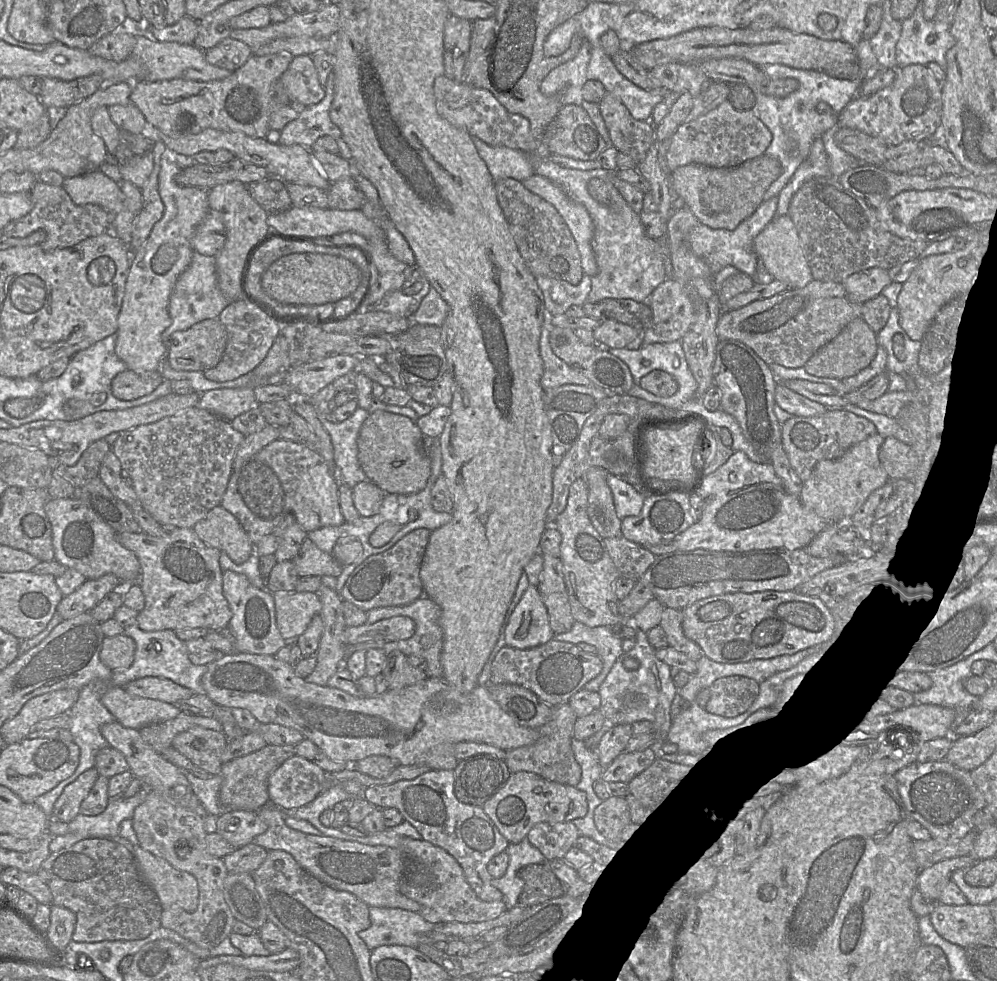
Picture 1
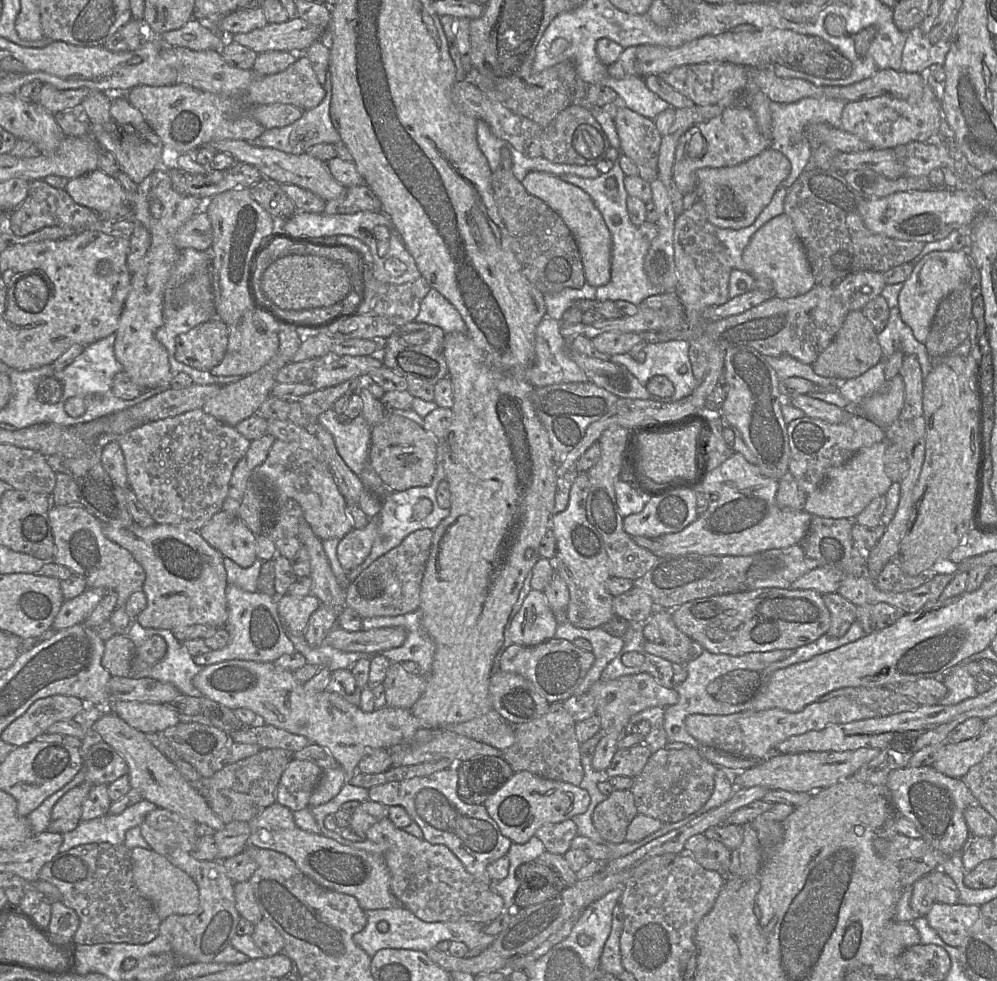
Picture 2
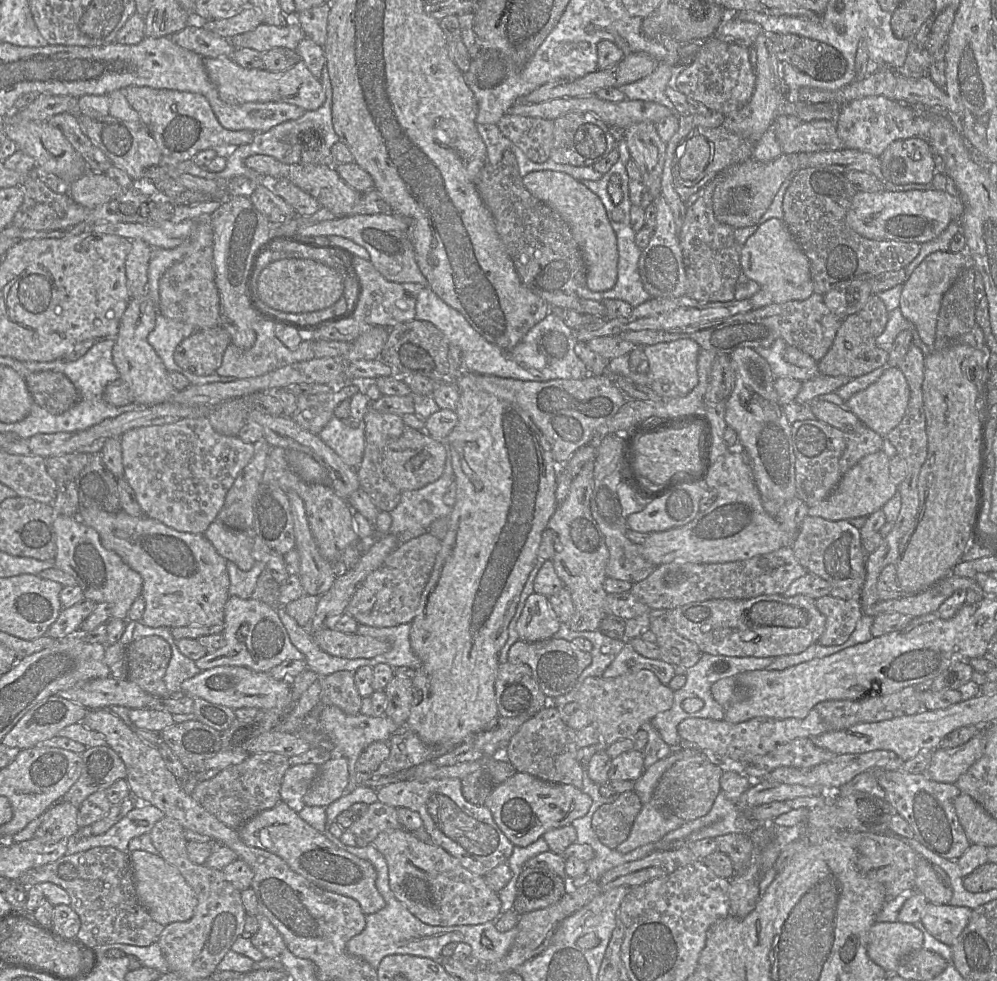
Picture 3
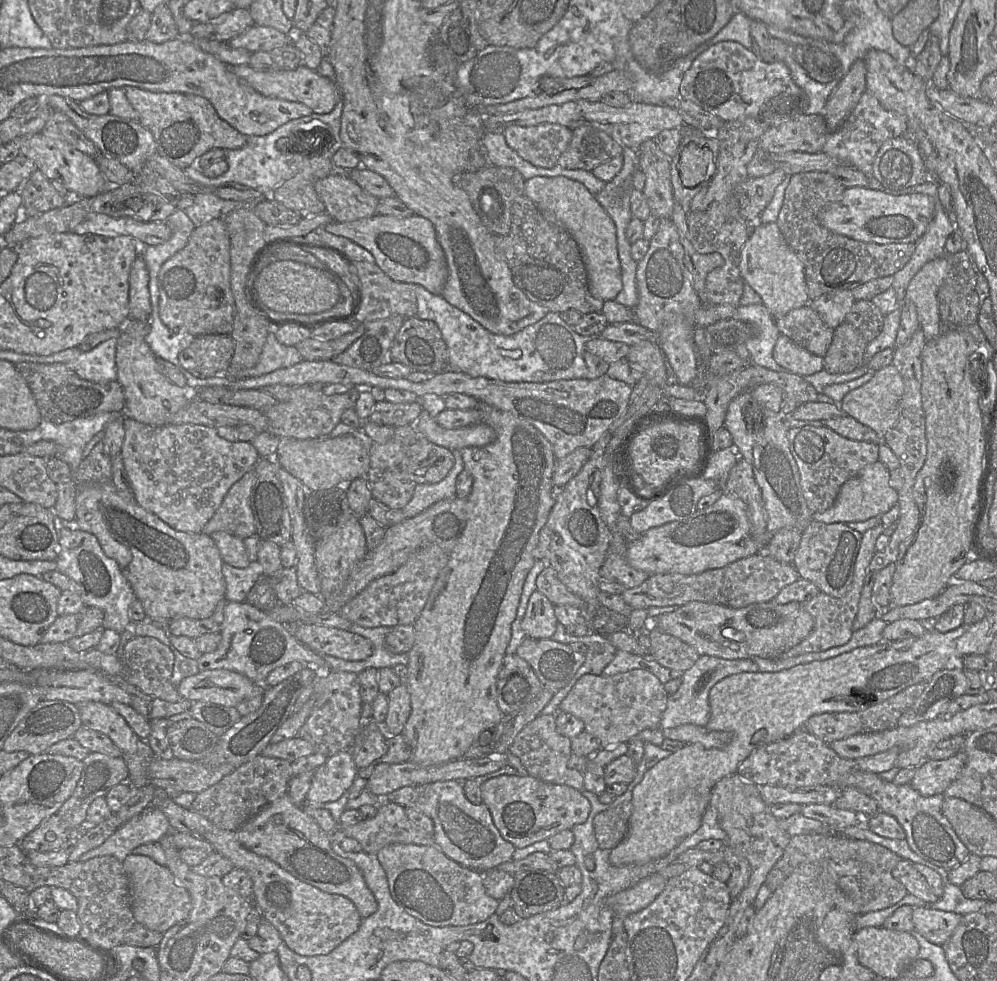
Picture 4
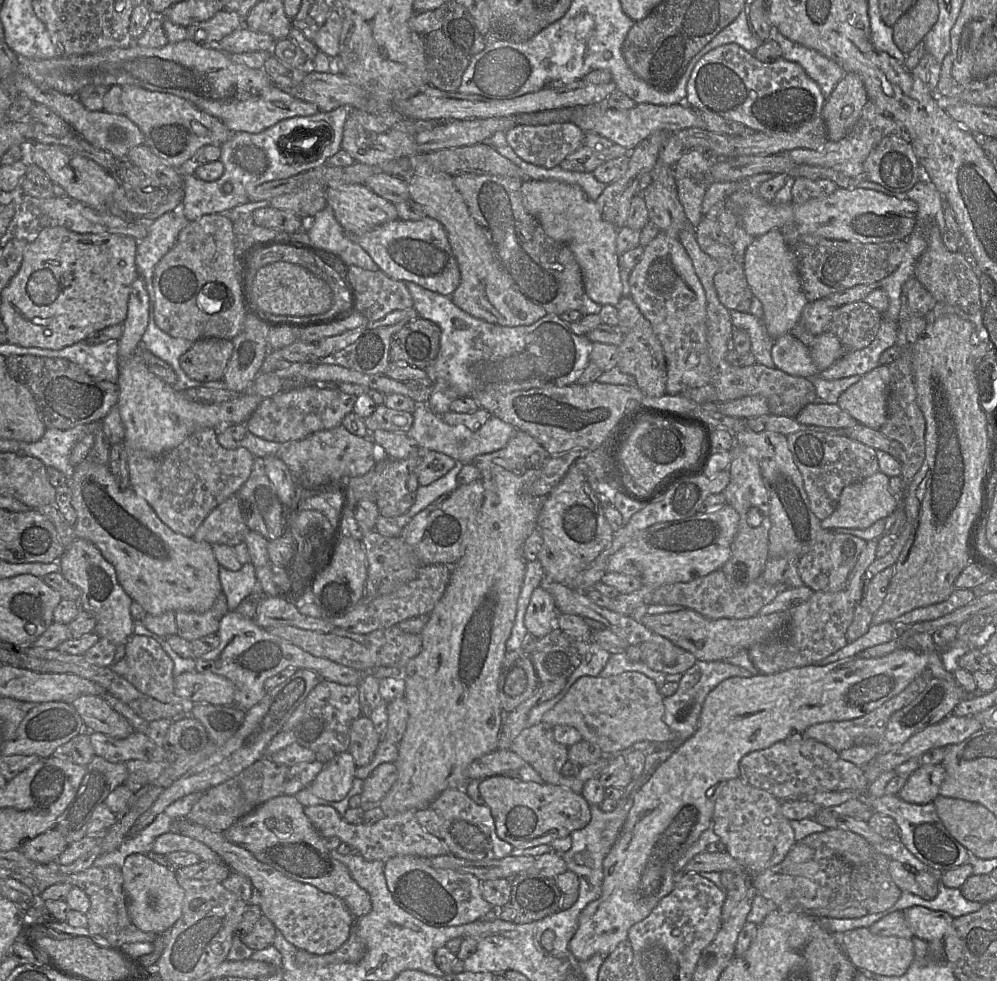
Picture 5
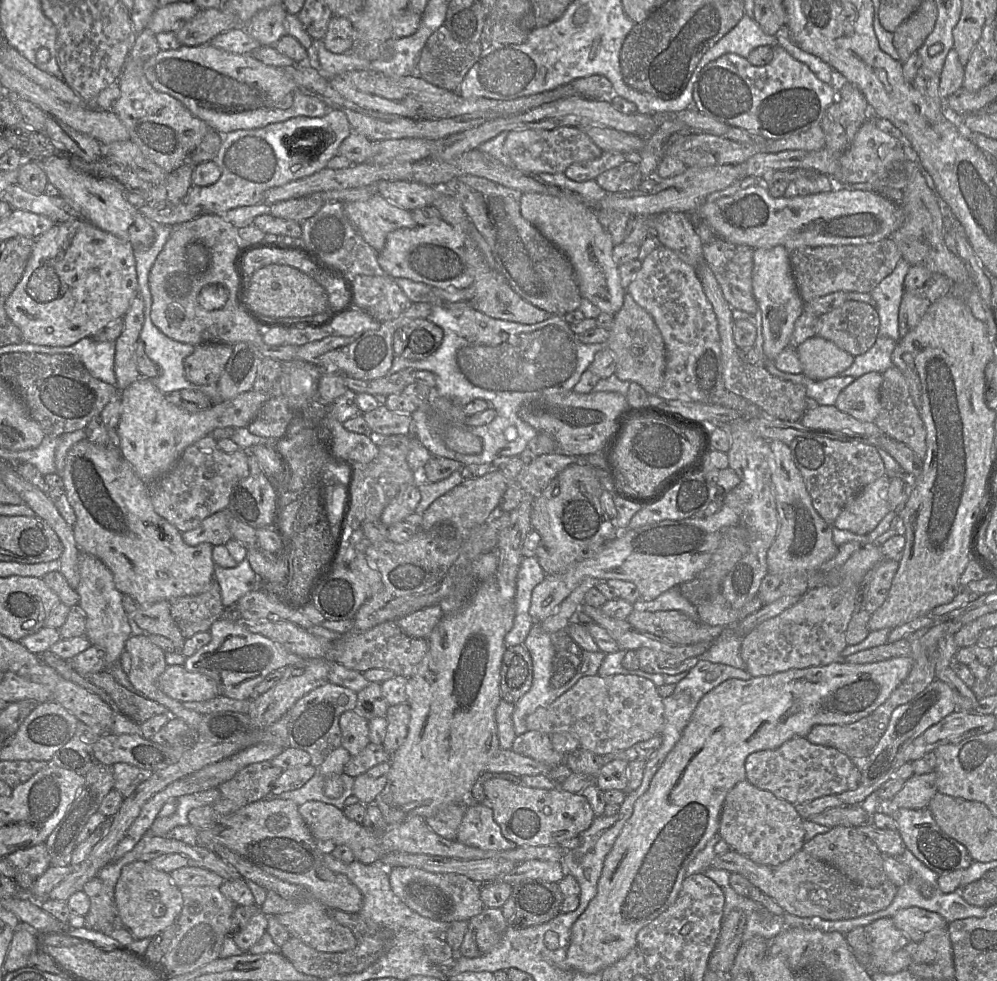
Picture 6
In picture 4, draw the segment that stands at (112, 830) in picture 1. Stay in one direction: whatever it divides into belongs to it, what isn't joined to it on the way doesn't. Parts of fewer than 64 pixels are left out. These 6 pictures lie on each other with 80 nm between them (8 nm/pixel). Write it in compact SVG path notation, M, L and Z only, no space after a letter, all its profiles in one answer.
M148 806L121 825L102 845L83 854L80 861L111 855L124 862L133 849L159 842L170 831L172 829L165 814L155 806Z

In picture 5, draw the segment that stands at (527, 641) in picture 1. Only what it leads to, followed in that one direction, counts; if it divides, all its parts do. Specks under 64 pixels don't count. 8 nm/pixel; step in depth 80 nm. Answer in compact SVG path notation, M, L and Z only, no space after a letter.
M537 587L531 594L524 616L524 624L529 636L542 638L547 636L556 624L557 608L549 592Z

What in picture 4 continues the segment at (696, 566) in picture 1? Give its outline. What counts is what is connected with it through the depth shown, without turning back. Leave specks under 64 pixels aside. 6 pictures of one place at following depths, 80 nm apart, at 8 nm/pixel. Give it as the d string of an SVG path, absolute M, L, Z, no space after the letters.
M764 550L722 568L706 570L700 574L654 574L649 576L641 585L626 589L621 596L633 610L682 606L694 601L715 603L731 608L743 608L753 603L773 600L785 586L799 579L799 573L793 564L779 562L766 554Z

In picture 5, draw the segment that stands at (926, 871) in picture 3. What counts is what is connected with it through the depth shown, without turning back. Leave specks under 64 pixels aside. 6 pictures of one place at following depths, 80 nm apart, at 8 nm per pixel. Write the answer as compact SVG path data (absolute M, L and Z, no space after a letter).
M890 860L889 873L894 883L902 890L925 900L932 900L938 894L938 882L928 872L917 871L908 864Z

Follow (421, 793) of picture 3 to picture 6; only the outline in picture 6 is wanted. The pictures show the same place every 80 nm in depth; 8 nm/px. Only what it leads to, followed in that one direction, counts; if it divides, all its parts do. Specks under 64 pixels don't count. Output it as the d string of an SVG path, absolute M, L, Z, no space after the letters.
M472 804L467 808L456 841L482 850L504 851L517 847L502 835L491 808L482 804Z

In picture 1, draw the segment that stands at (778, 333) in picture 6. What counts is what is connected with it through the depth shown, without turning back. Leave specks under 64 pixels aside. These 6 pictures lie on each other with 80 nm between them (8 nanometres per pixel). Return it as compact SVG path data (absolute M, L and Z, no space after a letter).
M789 215L776 216L754 239L753 246L767 271L785 282L788 288L805 287L814 279L797 228Z

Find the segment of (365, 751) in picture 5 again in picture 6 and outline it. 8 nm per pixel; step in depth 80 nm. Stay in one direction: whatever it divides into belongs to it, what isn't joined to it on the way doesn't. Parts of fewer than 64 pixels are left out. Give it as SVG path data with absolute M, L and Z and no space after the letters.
M347 711L340 717L342 747L356 756L370 743L369 721L355 711Z

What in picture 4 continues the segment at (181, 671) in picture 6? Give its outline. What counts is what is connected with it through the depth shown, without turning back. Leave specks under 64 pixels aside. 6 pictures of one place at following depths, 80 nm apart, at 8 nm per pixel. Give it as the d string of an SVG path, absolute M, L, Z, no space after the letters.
M205 670L184 678L176 688L191 702L202 701L225 707L236 707L240 702L263 695L267 687L256 684L246 676L226 670Z

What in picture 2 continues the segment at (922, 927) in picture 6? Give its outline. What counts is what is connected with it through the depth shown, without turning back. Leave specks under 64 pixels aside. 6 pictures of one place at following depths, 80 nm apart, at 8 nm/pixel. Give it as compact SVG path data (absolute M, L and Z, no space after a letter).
M934 902L925 917L946 944L958 948L970 934L979 912L978 905Z

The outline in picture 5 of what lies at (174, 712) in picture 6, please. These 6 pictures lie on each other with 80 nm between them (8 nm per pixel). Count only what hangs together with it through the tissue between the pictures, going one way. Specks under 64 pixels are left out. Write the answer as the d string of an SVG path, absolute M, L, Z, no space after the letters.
M132 634L124 644L124 658L128 663L128 670L123 676L138 691L162 703L179 706L186 714L190 715L193 702L174 694L173 662L160 644L152 637Z

